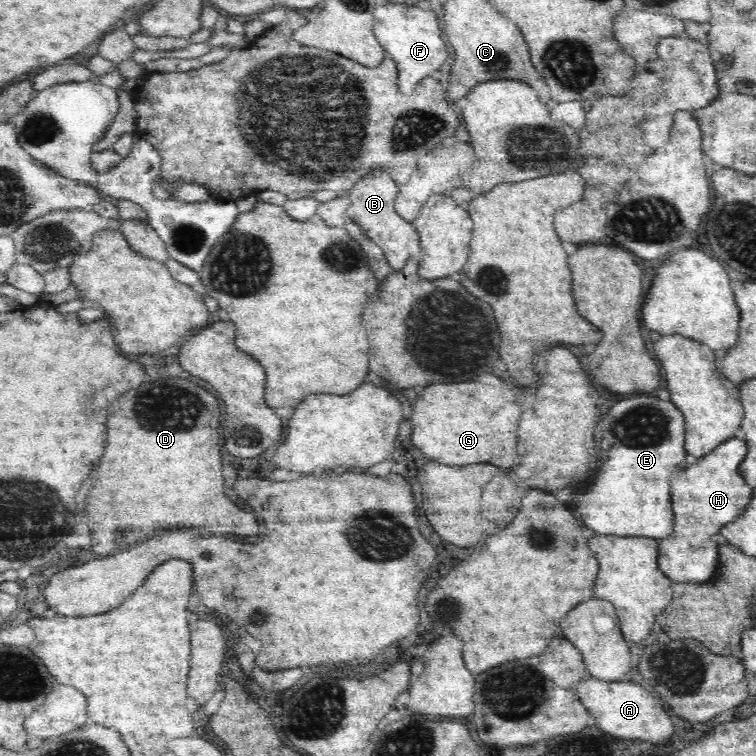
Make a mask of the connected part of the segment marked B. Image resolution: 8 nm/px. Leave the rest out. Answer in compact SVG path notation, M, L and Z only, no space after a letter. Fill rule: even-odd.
M372 170L365 174L350 190L350 206L347 210L348 218L357 222L367 235L384 251L387 261L394 271L404 268L410 258L419 258L421 254L421 240L416 227L404 220L395 209L395 201L399 193L399 184L388 172Z

